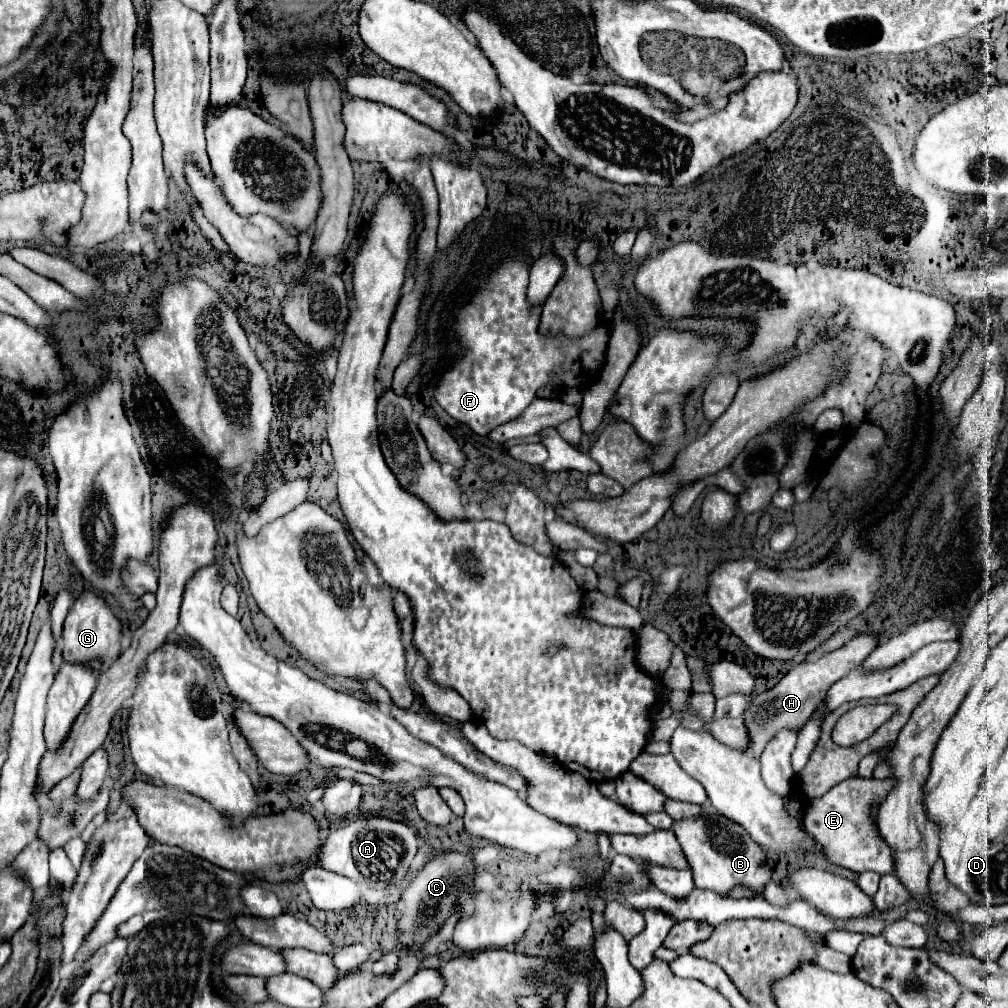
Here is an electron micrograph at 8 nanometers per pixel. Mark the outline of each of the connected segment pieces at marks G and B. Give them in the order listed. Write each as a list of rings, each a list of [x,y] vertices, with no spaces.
[[[83,592],[75,604],[71,606],[65,626],[63,626],[63,658],[69,664],[85,664],[89,666],[91,662],[101,664],[103,668],[117,660],[121,656],[121,624],[113,616],[111,608],[107,602],[93,594],[93,592]]]
[[[711,808],[699,818],[679,820],[675,834],[687,856],[695,886],[699,890],[711,890],[719,896],[729,896],[733,888],[743,886],[753,894],[759,894],[771,880],[771,868],[761,846],[753,844],[751,836],[739,824],[725,820],[725,816],[713,812]]]

